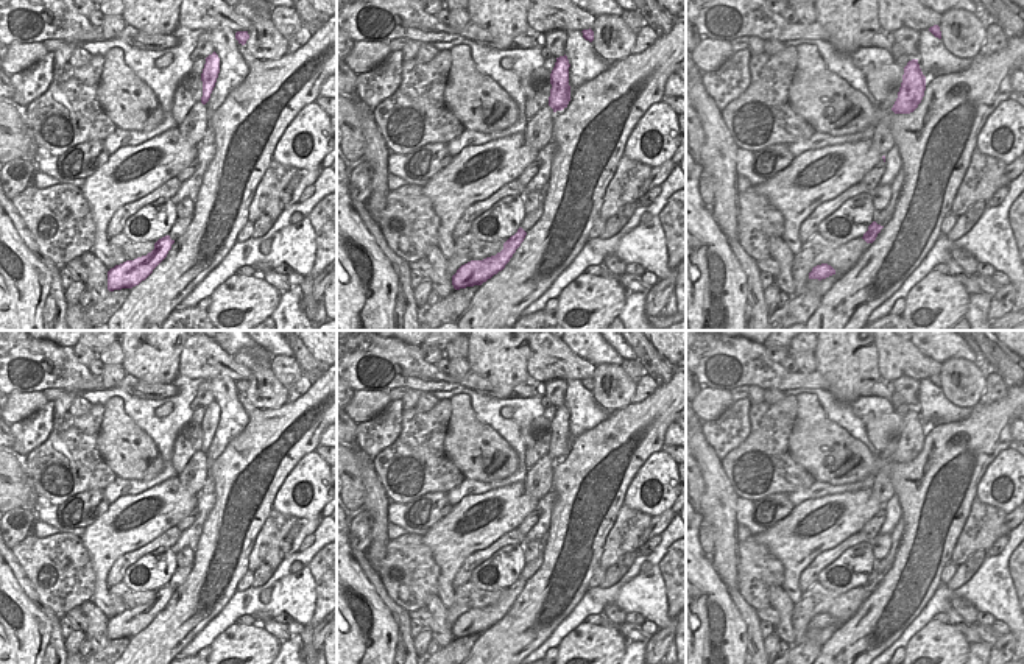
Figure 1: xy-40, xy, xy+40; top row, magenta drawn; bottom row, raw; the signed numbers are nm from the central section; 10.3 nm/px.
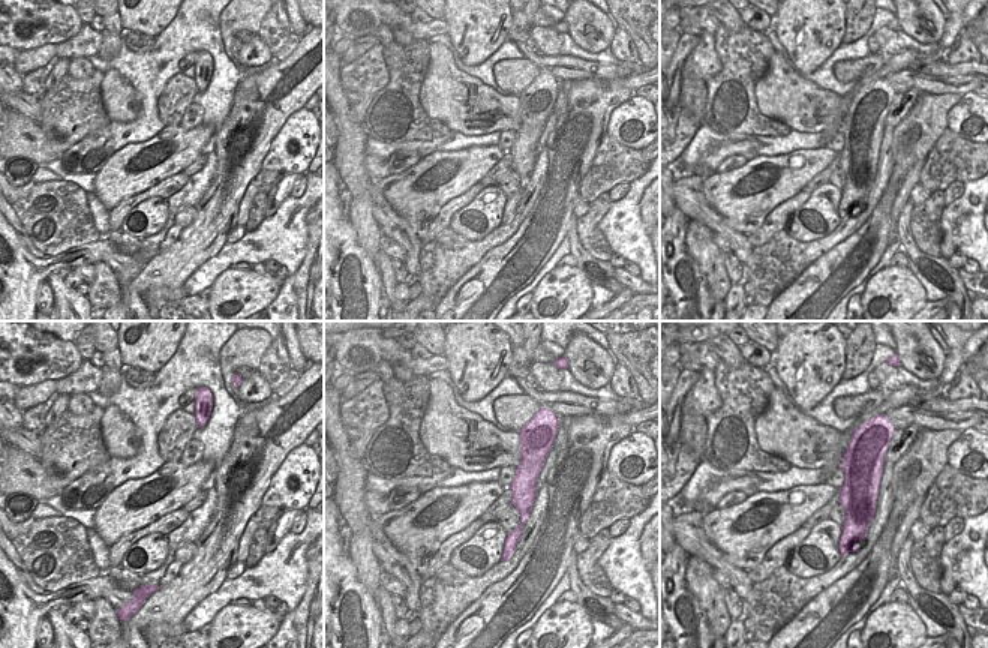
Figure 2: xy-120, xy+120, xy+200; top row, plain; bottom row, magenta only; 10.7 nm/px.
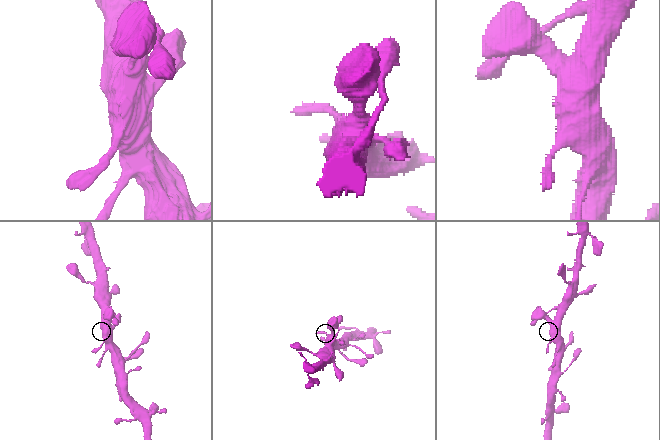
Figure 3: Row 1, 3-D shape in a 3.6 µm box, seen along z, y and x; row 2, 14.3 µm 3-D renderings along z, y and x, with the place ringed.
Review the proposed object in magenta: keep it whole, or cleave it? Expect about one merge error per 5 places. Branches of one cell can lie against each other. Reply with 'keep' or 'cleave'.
keep

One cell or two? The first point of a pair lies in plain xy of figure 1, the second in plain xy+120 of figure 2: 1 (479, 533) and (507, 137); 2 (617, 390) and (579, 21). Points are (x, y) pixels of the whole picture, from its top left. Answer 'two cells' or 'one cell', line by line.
1: two cells
2: one cell

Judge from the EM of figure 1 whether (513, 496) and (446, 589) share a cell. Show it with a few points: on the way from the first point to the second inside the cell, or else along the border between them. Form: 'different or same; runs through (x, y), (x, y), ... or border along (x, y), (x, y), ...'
same; runs through (499, 521), (482, 529), (449, 563)

